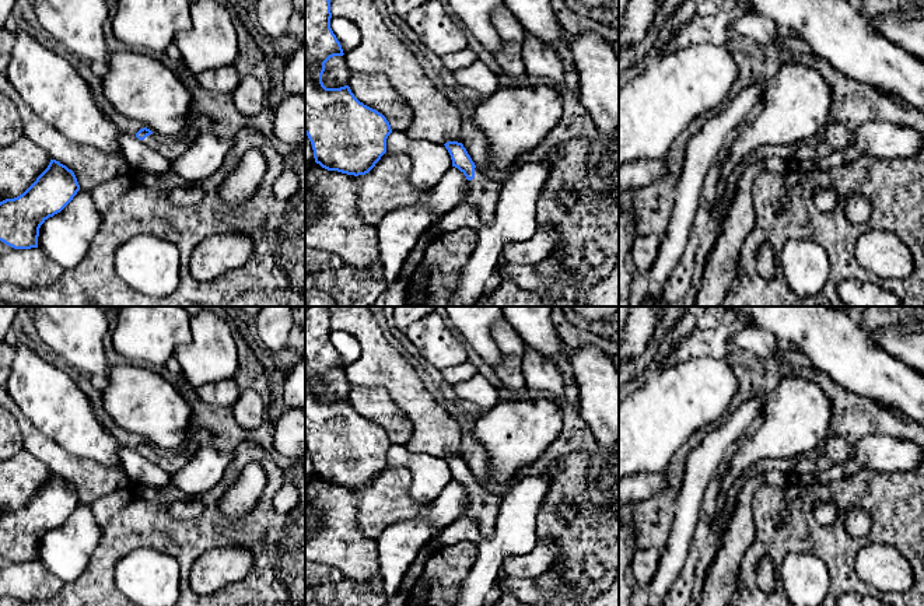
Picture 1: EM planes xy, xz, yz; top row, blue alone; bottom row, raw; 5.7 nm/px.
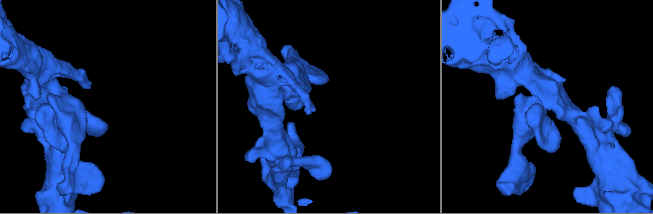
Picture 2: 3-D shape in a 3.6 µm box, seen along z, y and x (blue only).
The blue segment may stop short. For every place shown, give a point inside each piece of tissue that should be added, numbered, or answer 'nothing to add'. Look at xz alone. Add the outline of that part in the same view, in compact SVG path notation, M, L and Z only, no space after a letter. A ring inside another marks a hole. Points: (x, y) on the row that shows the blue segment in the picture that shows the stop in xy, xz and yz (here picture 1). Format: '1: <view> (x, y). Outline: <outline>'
1: xz (482, 192). Outline: M476 167L475 178L466 183L465 203L469 203L477 209L482 223L493 223L498 196L500 183L491 181L487 174Z

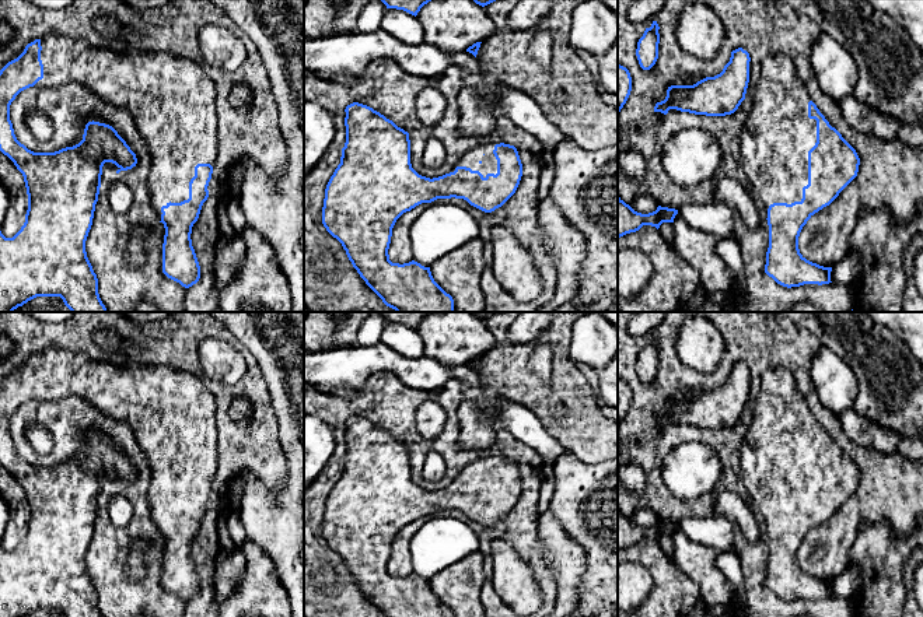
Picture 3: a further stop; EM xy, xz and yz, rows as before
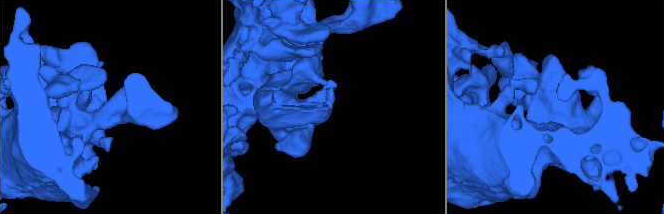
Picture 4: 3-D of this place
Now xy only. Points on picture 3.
1: xy (172, 101). Outline: M57 34L42 36L41 46L43 78L36 87L56 88L76 83L132 115L151 158L147 186L157 214L161 215L161 207L169 201L188 200L195 166L213 166L217 157L216 87L200 62L161 50L116 49Z

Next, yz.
1: yz (778, 135). Outline: M775 53L763 59L741 136L741 159L766 211L773 203L801 201L803 187L808 185L808 151L817 143L817 120L808 118L810 101L812 99L787 56Z

